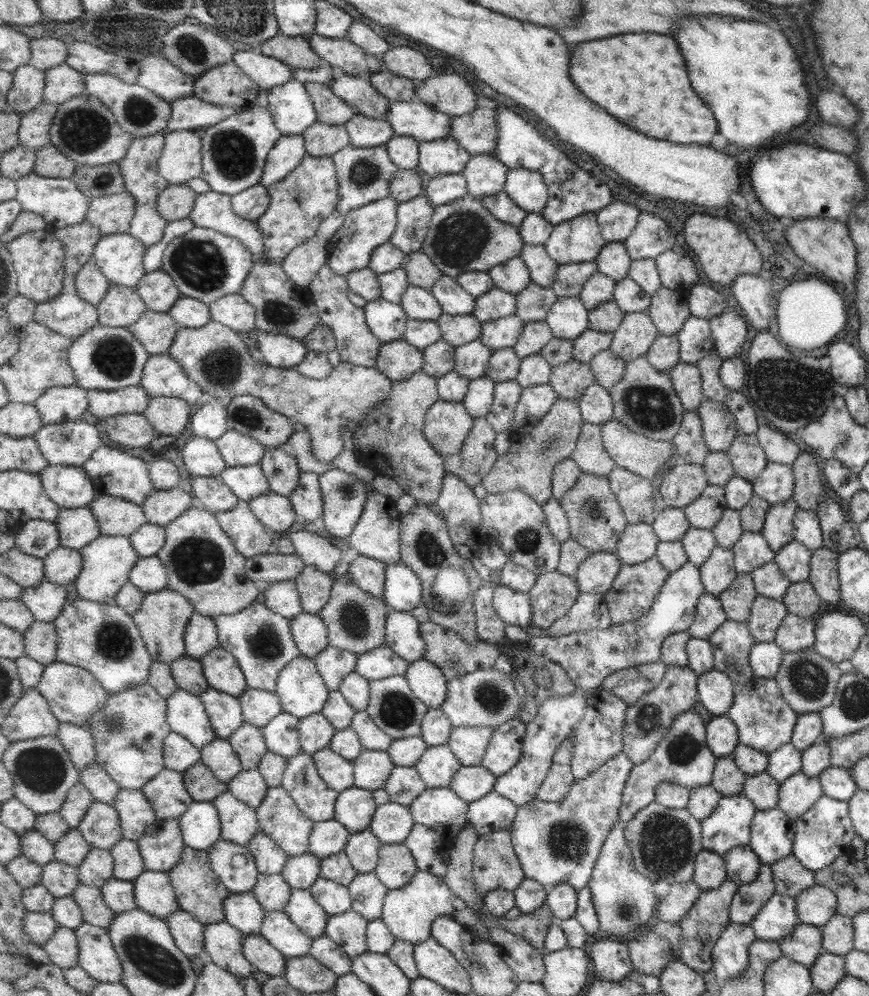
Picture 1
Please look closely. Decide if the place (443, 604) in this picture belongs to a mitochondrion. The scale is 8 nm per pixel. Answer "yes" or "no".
yes

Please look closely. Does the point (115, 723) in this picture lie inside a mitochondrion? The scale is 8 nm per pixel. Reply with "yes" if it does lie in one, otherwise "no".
yes

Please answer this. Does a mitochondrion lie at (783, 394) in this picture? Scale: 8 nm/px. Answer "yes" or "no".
yes

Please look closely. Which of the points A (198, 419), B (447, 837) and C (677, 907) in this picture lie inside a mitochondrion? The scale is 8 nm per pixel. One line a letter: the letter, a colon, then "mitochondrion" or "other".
A: other
B: other
C: other

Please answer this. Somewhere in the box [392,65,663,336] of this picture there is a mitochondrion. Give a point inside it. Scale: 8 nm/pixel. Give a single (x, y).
(461, 236)

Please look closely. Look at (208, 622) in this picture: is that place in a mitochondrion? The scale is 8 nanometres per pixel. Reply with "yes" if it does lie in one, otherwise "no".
no

